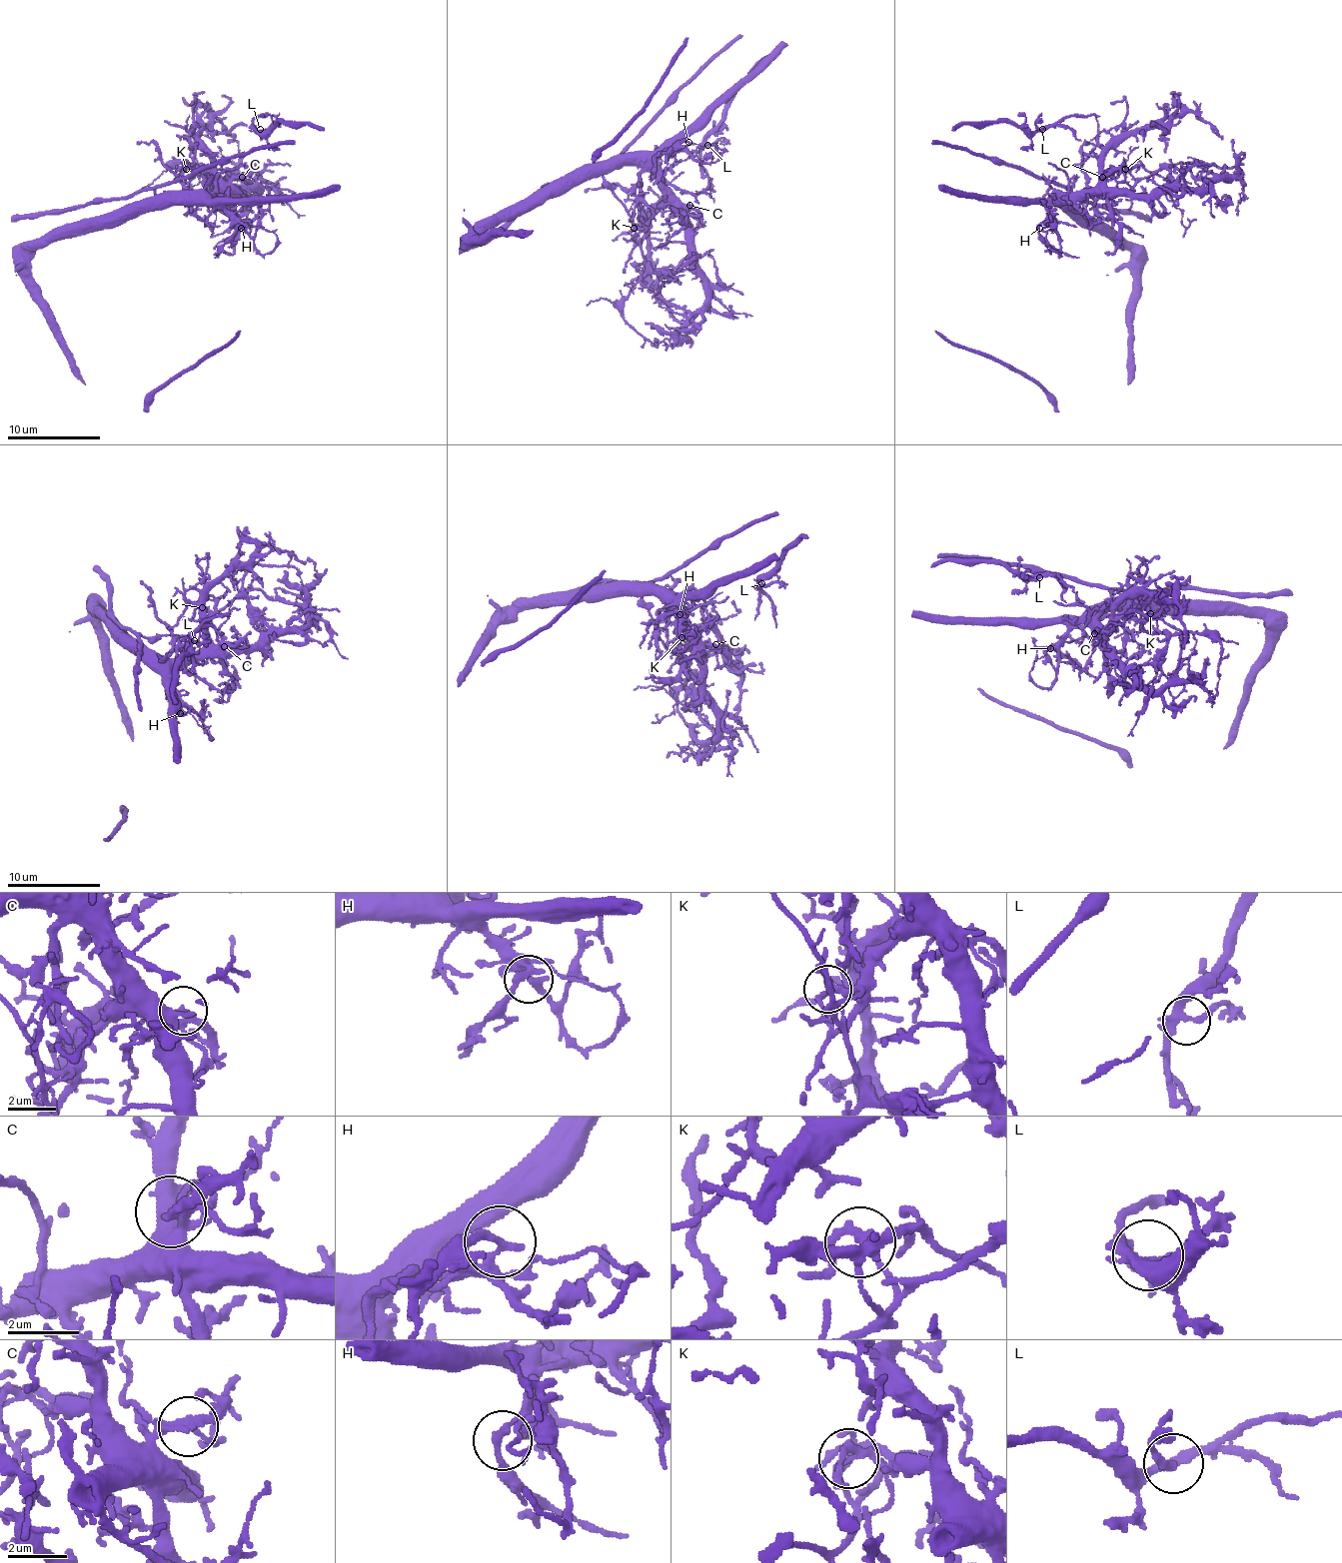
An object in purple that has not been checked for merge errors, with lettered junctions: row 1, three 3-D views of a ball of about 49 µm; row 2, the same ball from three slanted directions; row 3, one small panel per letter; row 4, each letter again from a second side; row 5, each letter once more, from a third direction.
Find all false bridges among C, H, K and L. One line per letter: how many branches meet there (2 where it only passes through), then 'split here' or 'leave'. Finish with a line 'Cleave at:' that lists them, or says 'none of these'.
C: branches 4; leave
H: branches 2; leave
K: branches 3; split here
L: branches 3; leave
Cleave at: K

